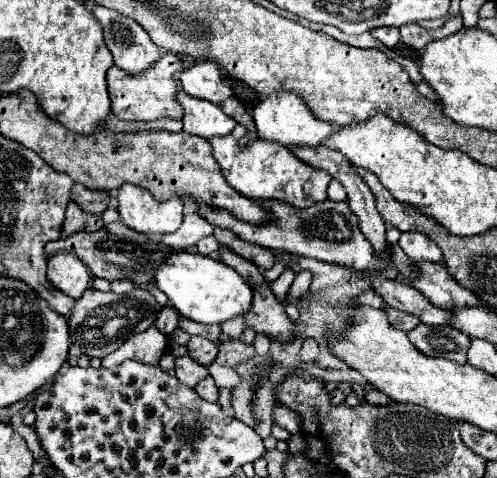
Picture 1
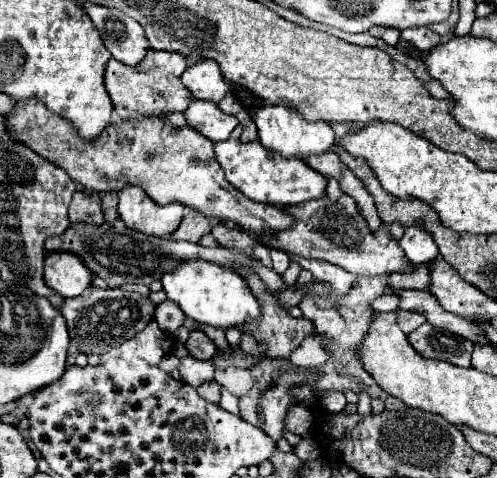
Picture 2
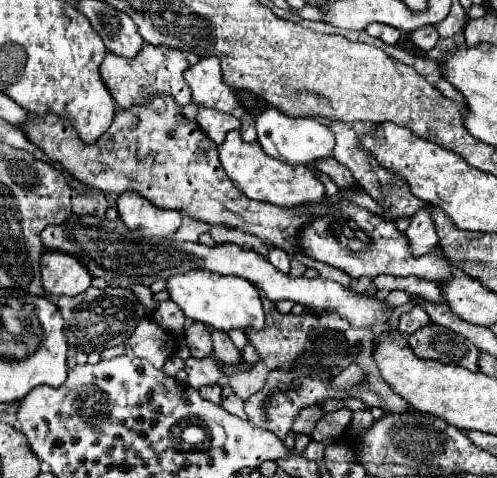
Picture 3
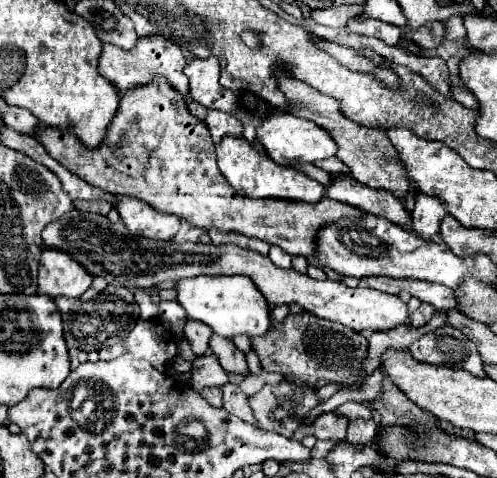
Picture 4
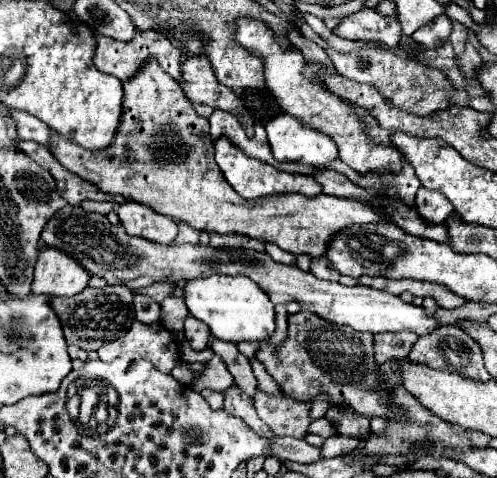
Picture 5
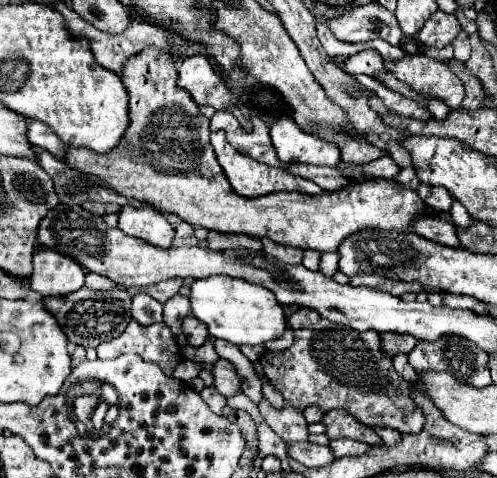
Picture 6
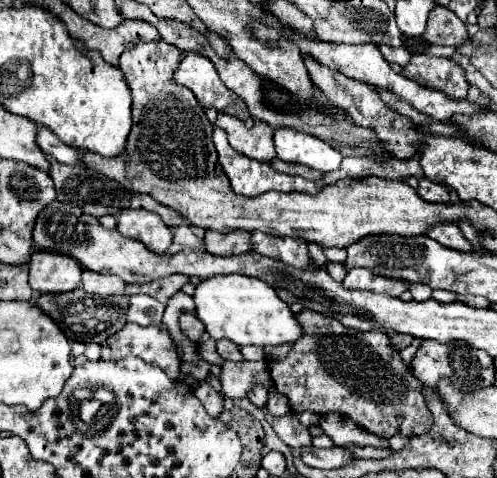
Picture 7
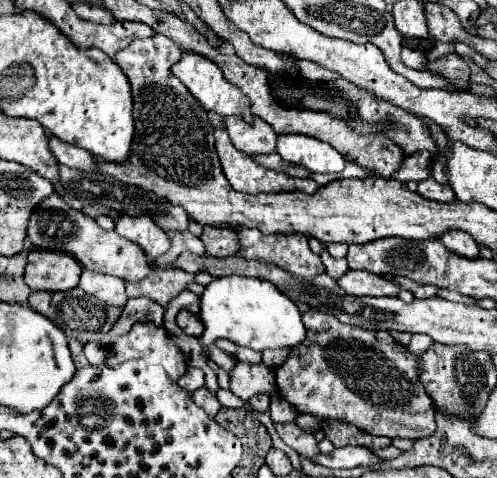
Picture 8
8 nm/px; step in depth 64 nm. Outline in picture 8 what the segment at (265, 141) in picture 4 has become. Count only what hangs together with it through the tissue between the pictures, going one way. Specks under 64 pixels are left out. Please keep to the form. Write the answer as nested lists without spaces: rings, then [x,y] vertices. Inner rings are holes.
[[[300,134],[278,136],[278,154],[284,162],[304,166],[312,174],[338,174],[346,166],[344,156],[330,144]]]

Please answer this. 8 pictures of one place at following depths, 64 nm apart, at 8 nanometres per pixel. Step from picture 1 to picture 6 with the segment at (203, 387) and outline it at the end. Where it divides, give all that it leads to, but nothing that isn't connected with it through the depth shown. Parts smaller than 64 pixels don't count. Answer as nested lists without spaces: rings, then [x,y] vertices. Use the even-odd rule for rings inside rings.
[[[204,386],[204,388],[200,390],[200,396],[202,396],[202,400],[208,404],[208,408],[210,408],[214,414],[222,414],[222,412],[224,412],[224,408],[226,408],[226,398],[220,396],[220,394],[216,392],[216,388]]]

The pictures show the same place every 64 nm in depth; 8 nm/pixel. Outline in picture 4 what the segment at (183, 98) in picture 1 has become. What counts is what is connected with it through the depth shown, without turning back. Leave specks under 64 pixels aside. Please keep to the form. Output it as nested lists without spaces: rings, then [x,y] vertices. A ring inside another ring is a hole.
[[[210,110],[208,116],[204,118],[204,122],[206,122],[206,126],[212,134],[214,144],[218,144],[224,136],[242,138],[242,124],[232,114],[226,114],[226,112],[220,112],[220,110]]]

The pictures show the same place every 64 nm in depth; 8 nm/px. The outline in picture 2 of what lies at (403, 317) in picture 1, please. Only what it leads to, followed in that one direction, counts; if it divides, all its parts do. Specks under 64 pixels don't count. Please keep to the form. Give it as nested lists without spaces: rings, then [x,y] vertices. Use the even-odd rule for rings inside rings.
[[[408,310],[398,312],[398,324],[400,324],[400,330],[402,330],[404,334],[414,332],[414,330],[416,330],[420,324],[424,324],[424,322],[426,322],[426,318],[420,316],[420,312],[408,312]]]

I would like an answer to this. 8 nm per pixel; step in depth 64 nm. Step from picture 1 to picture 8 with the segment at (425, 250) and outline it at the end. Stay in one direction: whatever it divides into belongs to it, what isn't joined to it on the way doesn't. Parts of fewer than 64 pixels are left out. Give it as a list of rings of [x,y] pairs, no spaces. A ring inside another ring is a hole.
[[[432,176],[418,182],[418,194],[428,198],[428,200],[436,200],[436,202],[452,202],[452,200],[456,200],[452,188],[444,186],[444,184],[438,184]]]

